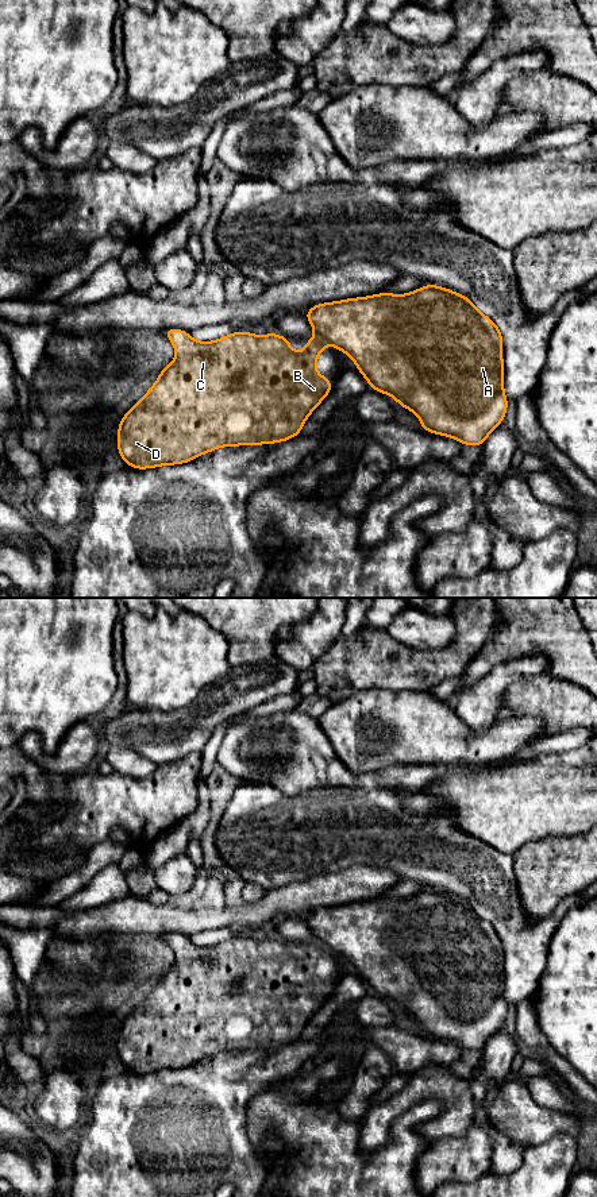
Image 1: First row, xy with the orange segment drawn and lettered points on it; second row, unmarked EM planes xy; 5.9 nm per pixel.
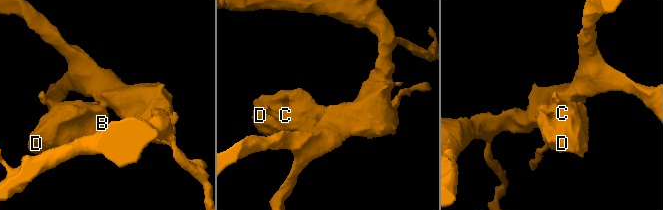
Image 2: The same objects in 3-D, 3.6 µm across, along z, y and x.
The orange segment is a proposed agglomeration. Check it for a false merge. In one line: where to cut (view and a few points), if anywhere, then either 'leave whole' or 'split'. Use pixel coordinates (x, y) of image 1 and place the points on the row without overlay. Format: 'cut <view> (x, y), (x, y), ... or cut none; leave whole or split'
cut xy (316, 941), (324, 949); split

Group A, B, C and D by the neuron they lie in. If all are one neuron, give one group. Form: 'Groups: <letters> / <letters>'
Groups: A / B C D

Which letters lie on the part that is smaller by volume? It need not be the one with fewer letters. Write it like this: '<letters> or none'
B, C, D

